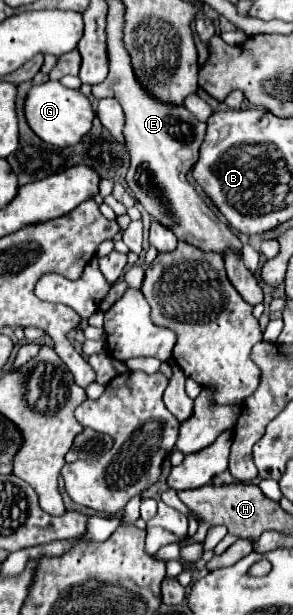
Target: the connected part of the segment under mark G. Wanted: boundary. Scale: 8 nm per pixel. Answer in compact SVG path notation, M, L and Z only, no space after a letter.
M46 82L40 86L30 88L24 100L24 114L26 122L32 132L52 146L74 146L86 136L92 128L92 106L88 98L84 98L78 90L68 90L60 82Z

